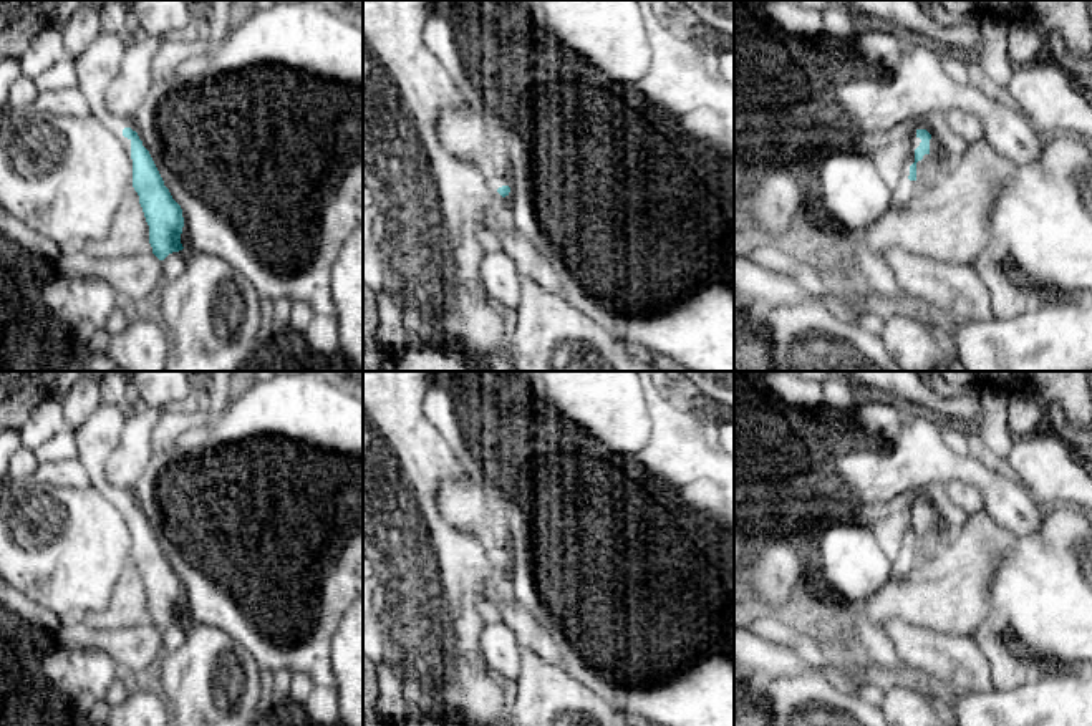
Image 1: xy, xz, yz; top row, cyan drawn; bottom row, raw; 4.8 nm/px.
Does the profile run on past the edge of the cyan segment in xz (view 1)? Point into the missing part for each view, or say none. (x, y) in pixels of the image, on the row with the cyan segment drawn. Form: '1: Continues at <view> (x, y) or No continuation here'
1: No continuation here

